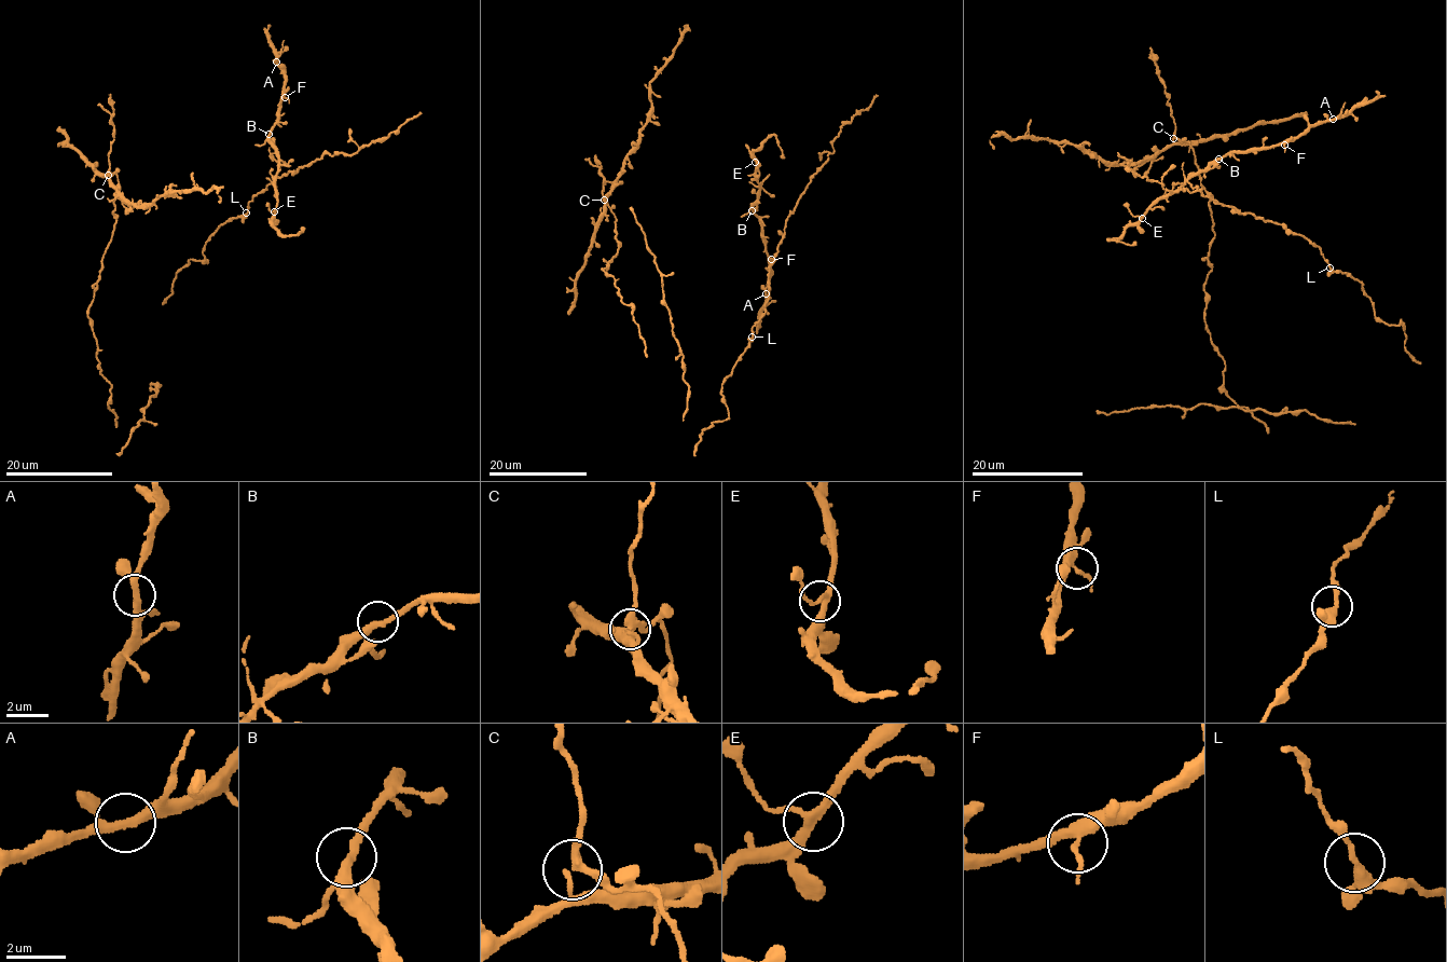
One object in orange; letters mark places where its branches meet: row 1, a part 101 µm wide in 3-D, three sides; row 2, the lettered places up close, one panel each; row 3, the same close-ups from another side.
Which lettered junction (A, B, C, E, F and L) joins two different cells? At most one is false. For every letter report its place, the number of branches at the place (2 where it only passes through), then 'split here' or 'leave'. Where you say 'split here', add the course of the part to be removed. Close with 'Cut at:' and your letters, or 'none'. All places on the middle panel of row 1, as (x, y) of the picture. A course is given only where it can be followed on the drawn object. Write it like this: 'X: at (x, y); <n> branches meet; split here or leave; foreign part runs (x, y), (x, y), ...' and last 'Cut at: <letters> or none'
A: at (766, 293); 3 branches meet; leave
B: at (752, 210); 3 branches meet; leave
C: at (604, 200); 3 branches meet; leave
E: at (755, 162); 3 branches meet; leave
F: at (771, 259); 3 branches meet; leave
L: at (752, 337); 3 branches meet; leave
Cut at: none

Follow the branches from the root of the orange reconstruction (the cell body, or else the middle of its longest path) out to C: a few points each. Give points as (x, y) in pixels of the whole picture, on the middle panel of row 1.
C: (633, 306), (622, 302), (614, 278), (602, 269), (607, 270), (619, 246), (615, 229), (617, 219), (604, 198)

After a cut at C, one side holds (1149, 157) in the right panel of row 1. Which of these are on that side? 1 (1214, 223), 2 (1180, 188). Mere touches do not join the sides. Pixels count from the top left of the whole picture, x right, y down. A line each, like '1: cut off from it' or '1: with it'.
1: cut off from it
2: with it

